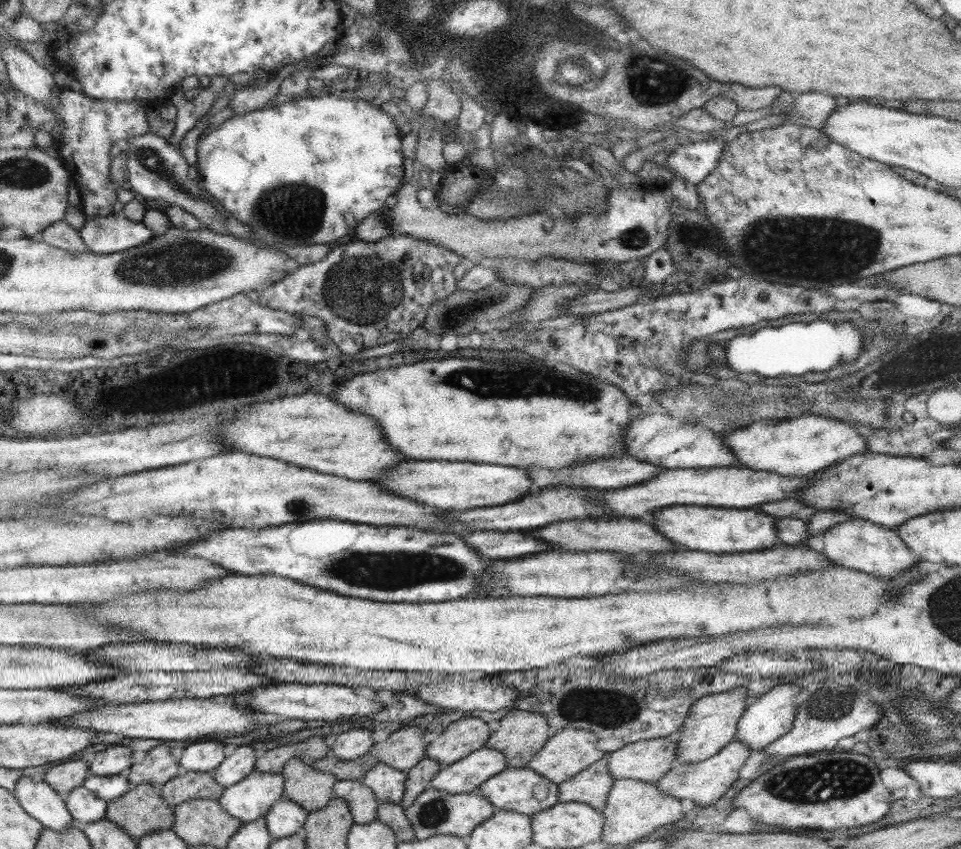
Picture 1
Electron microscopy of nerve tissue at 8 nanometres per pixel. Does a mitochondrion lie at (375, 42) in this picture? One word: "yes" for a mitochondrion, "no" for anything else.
yes

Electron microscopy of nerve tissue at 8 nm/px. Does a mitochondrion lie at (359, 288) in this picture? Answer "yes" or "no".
yes

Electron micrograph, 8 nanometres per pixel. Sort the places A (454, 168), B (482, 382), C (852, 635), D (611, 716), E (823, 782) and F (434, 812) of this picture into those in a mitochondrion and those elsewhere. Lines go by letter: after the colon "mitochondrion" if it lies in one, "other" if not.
A: other
B: mitochondrion
C: other
D: mitochondrion
E: mitochondrion
F: mitochondrion

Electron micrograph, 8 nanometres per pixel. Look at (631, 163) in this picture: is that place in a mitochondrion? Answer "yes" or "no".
no

